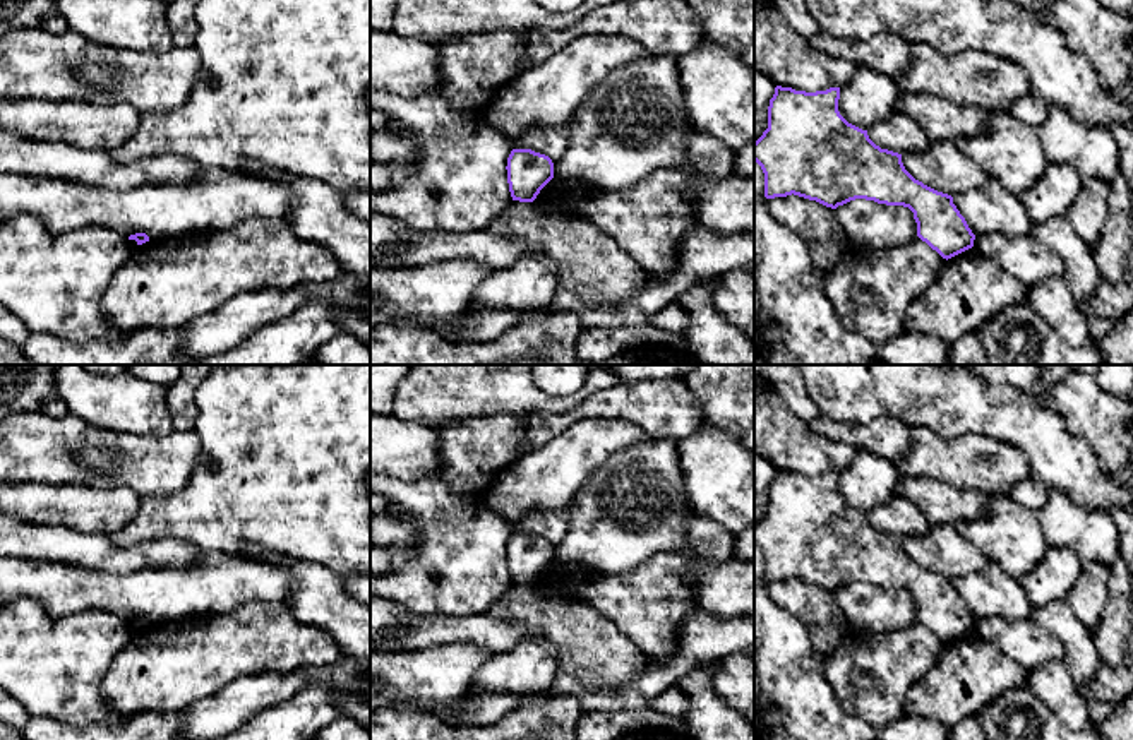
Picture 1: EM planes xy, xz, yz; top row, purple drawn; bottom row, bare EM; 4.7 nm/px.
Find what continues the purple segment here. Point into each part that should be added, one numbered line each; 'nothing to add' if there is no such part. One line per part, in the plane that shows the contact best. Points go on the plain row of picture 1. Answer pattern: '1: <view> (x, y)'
nothing to add

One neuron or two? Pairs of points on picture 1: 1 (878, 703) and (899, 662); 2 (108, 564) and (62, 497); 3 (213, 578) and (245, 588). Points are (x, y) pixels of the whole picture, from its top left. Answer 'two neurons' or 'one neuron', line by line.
1: one neuron
2: two neurons
3: one neuron

